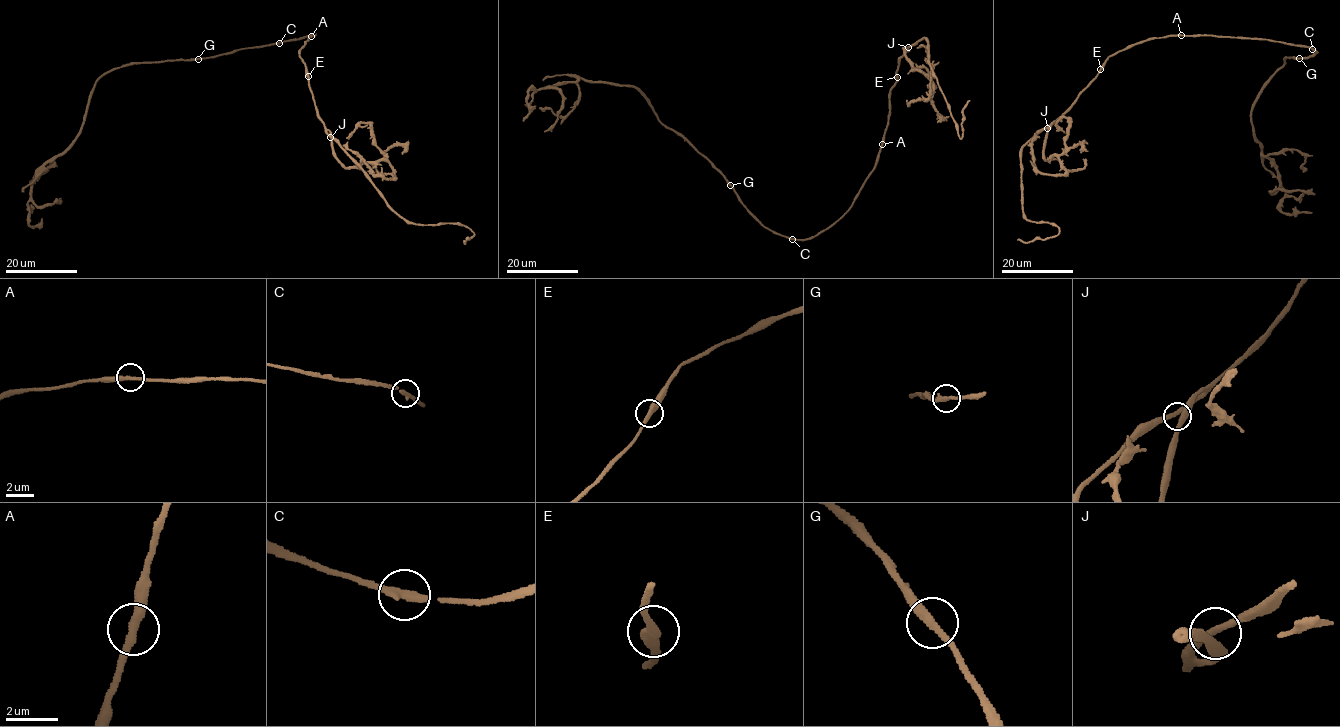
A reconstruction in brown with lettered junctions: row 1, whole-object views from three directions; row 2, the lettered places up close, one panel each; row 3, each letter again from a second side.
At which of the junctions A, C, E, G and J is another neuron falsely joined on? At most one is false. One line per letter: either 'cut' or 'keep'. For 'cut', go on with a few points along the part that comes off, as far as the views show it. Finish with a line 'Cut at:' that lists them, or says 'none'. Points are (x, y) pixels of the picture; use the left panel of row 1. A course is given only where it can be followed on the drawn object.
A: keep
C: keep
E: keep
G: keep
J: keep
Cut at: none

